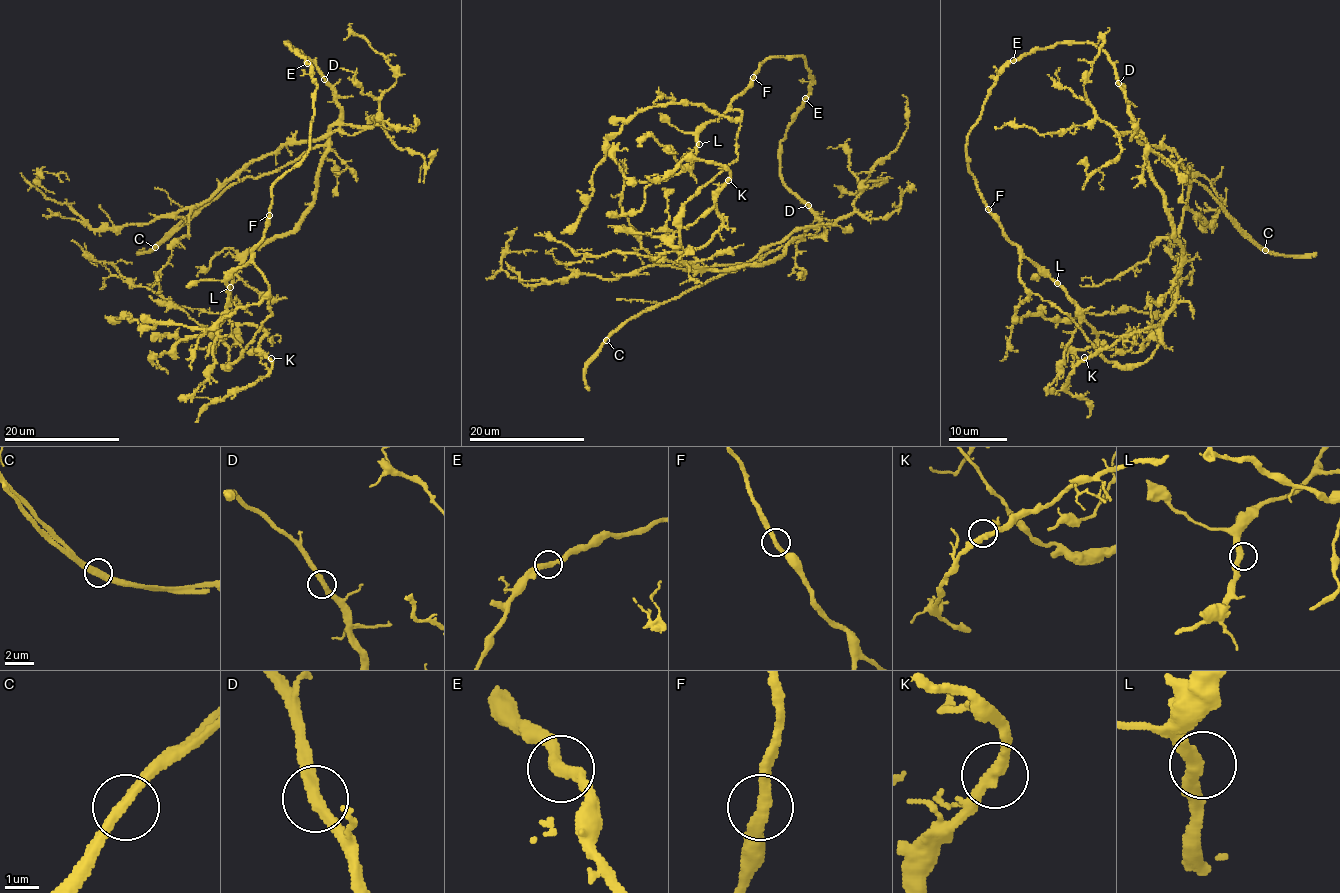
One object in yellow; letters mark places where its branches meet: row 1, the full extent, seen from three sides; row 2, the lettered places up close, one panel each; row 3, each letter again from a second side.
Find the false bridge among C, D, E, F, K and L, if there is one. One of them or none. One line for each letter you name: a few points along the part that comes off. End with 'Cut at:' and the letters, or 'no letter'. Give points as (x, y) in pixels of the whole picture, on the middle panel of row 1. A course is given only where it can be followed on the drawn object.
C: course (605, 341), (629, 320), (659, 304)
Cut at: C

